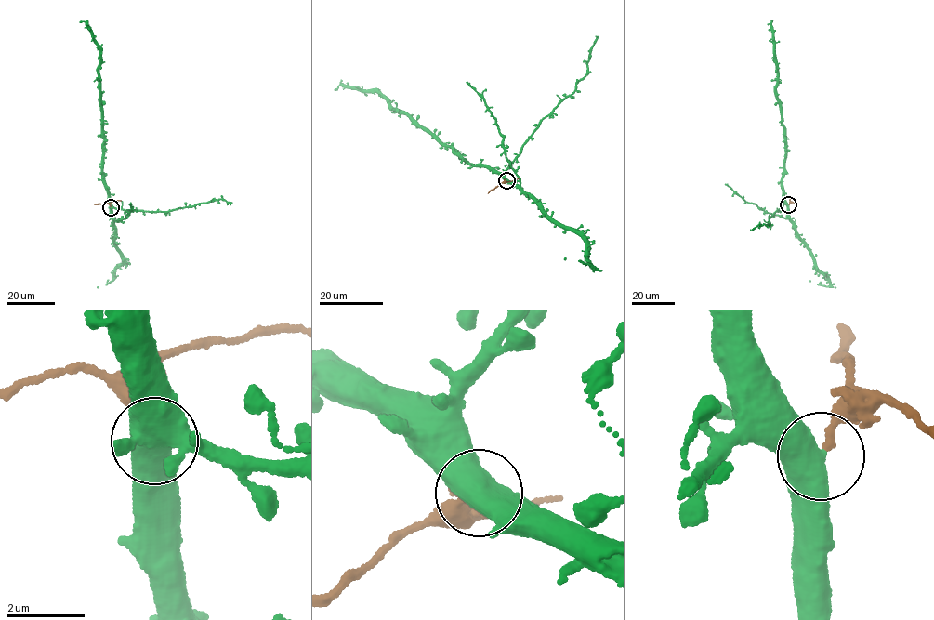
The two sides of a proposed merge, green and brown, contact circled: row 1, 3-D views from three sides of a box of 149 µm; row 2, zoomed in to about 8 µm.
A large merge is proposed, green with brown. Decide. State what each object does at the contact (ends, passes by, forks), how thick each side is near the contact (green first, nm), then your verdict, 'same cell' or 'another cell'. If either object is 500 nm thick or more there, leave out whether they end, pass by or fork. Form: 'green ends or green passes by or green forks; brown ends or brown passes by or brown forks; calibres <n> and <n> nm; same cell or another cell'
calibres 750 and 190 nm; another cell

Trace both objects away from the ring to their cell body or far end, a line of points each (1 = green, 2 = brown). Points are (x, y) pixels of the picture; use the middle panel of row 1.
1: (506, 180), (492, 168), (473, 164), (459, 156), (376, 92), (345, 85), (335, 90)
2: (506, 180), (488, 193)

